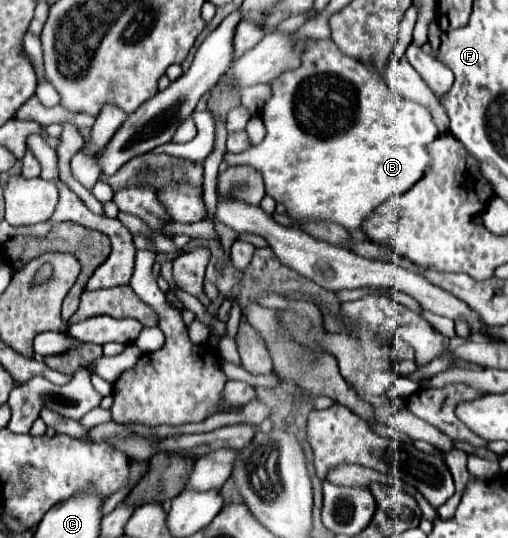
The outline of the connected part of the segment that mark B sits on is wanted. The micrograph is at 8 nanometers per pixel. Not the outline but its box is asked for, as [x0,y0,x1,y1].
[224,39,438,231]

